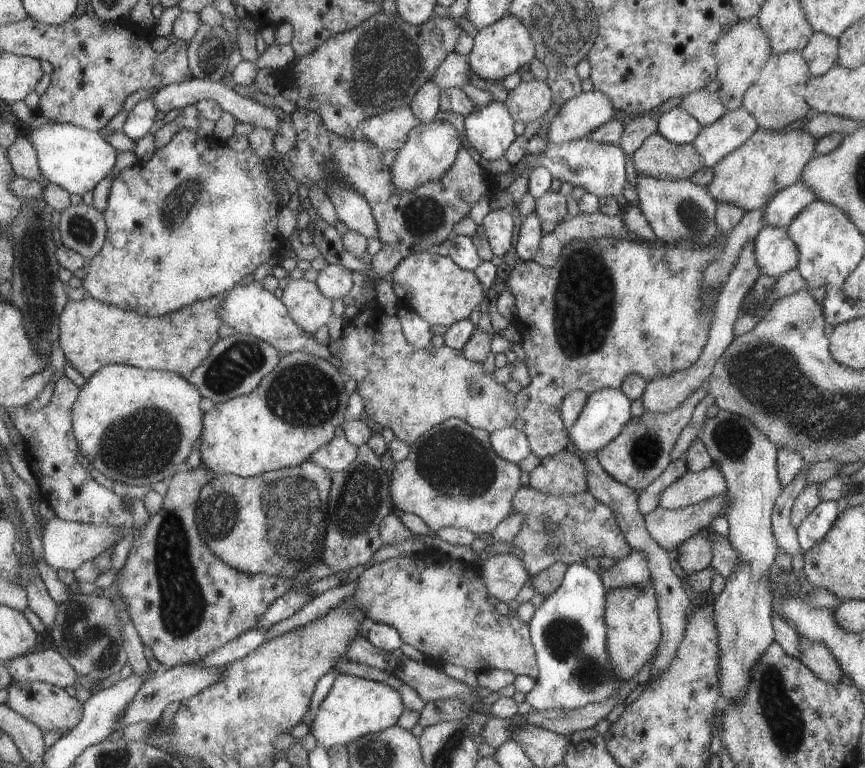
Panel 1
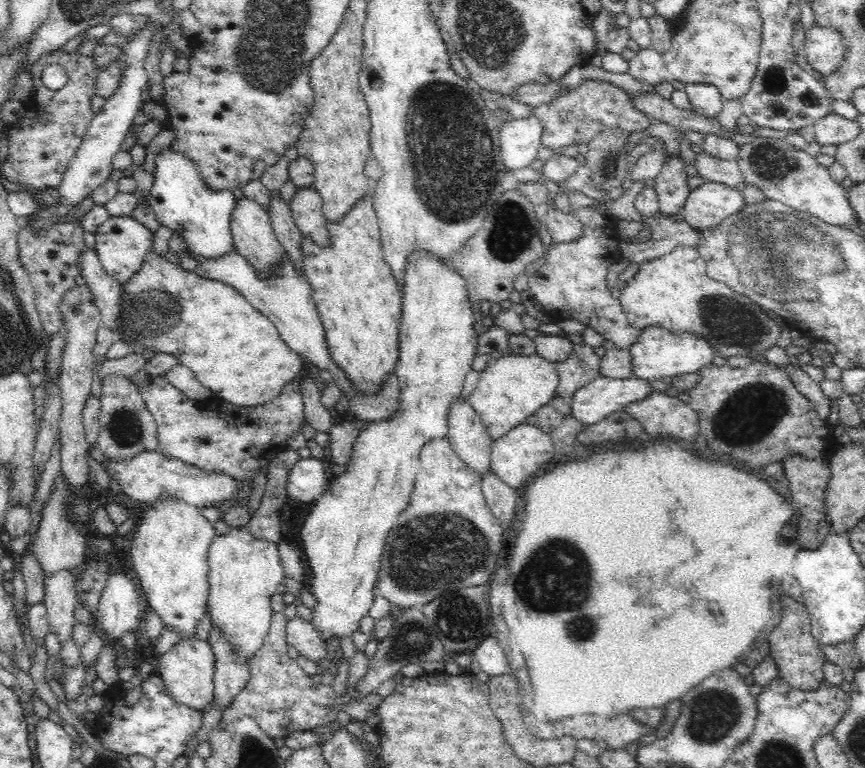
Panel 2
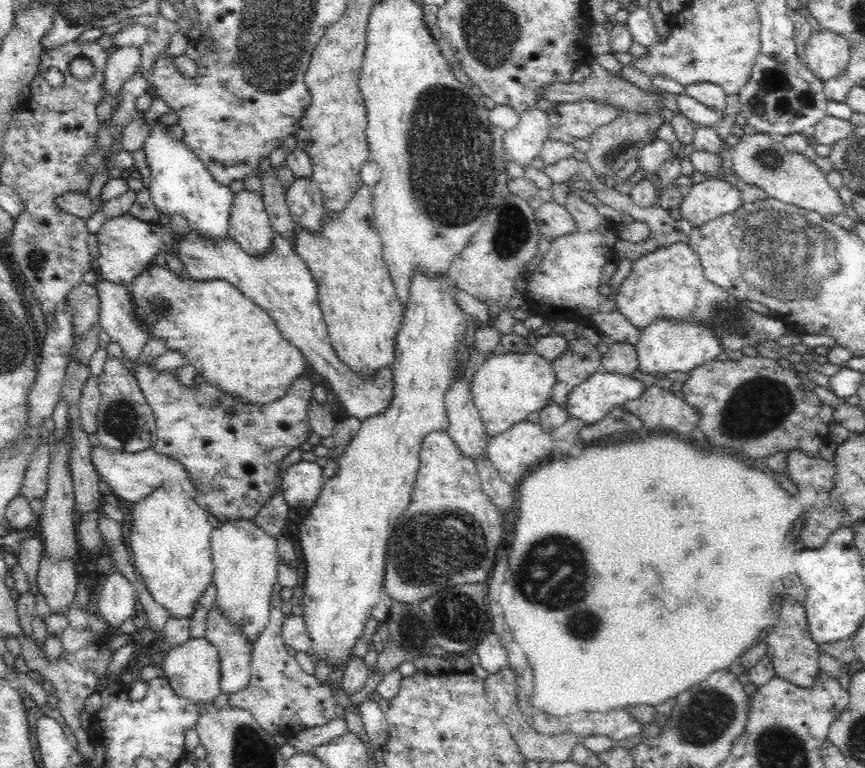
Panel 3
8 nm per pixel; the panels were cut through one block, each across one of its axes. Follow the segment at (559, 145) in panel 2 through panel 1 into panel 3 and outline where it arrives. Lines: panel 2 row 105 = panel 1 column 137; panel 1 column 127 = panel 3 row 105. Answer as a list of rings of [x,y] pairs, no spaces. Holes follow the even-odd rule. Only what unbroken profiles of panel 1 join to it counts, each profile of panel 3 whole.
[[[582,97],[574,102],[554,103],[543,113],[547,116],[547,138],[552,142],[572,144],[576,140],[589,139],[598,128],[620,118],[622,109],[608,101]]]

